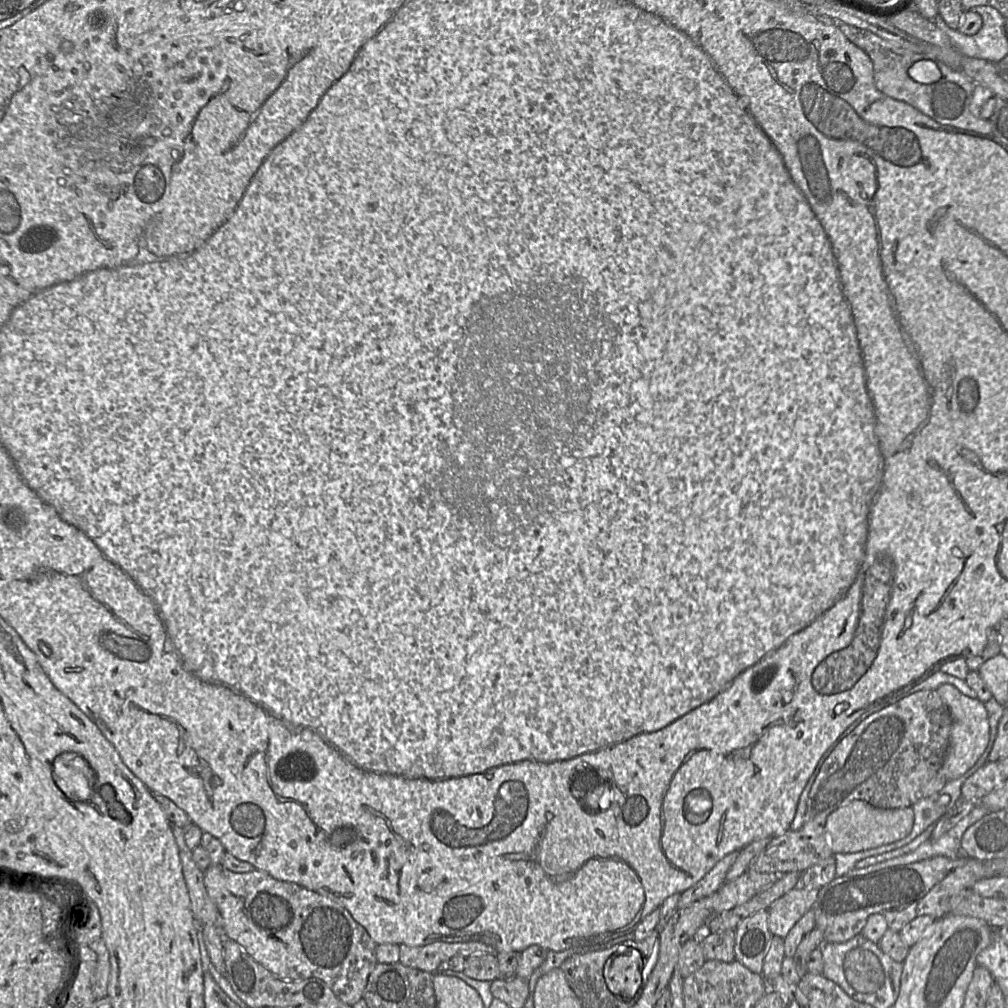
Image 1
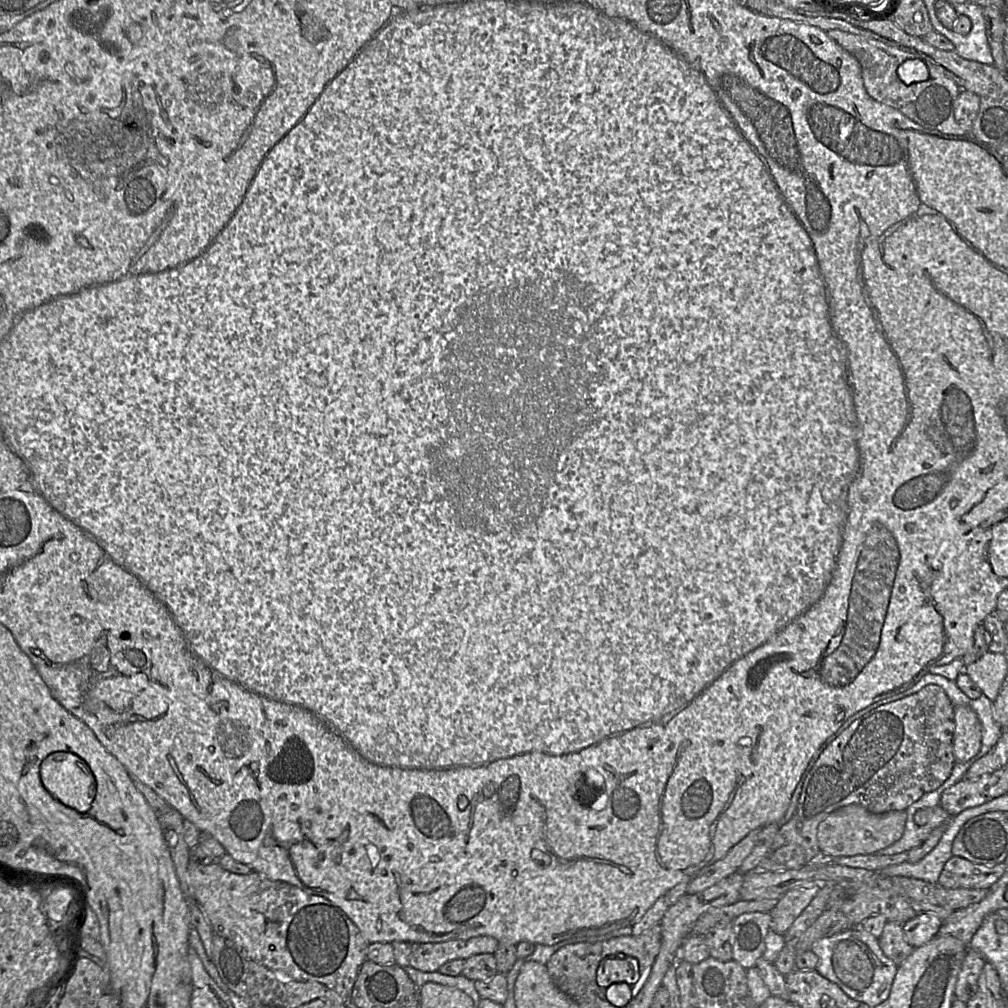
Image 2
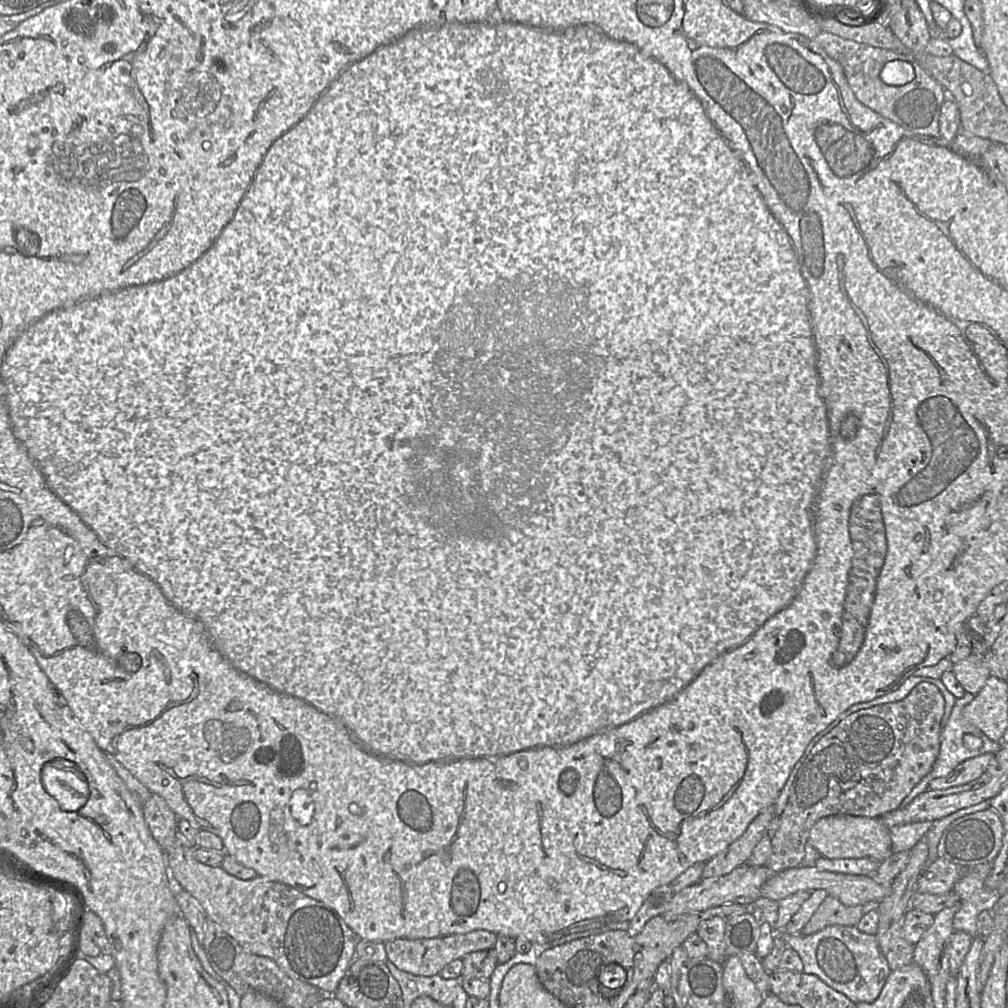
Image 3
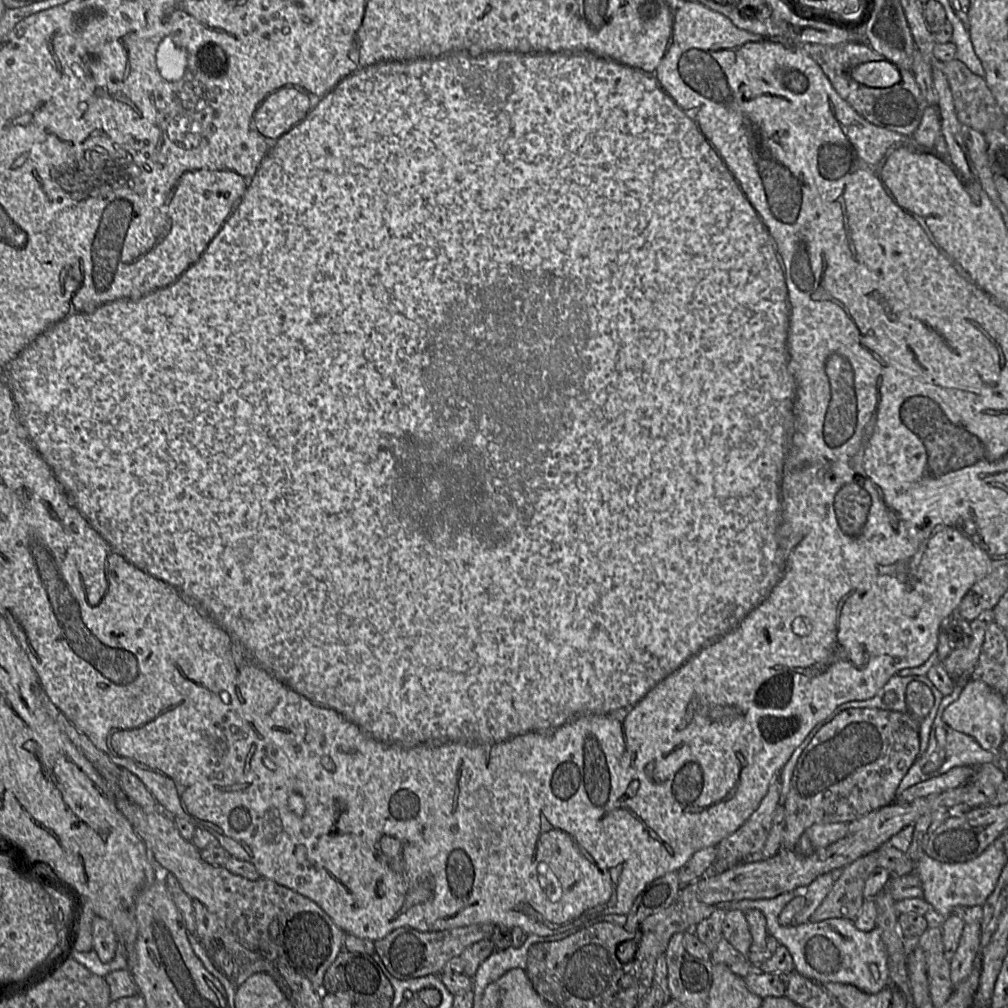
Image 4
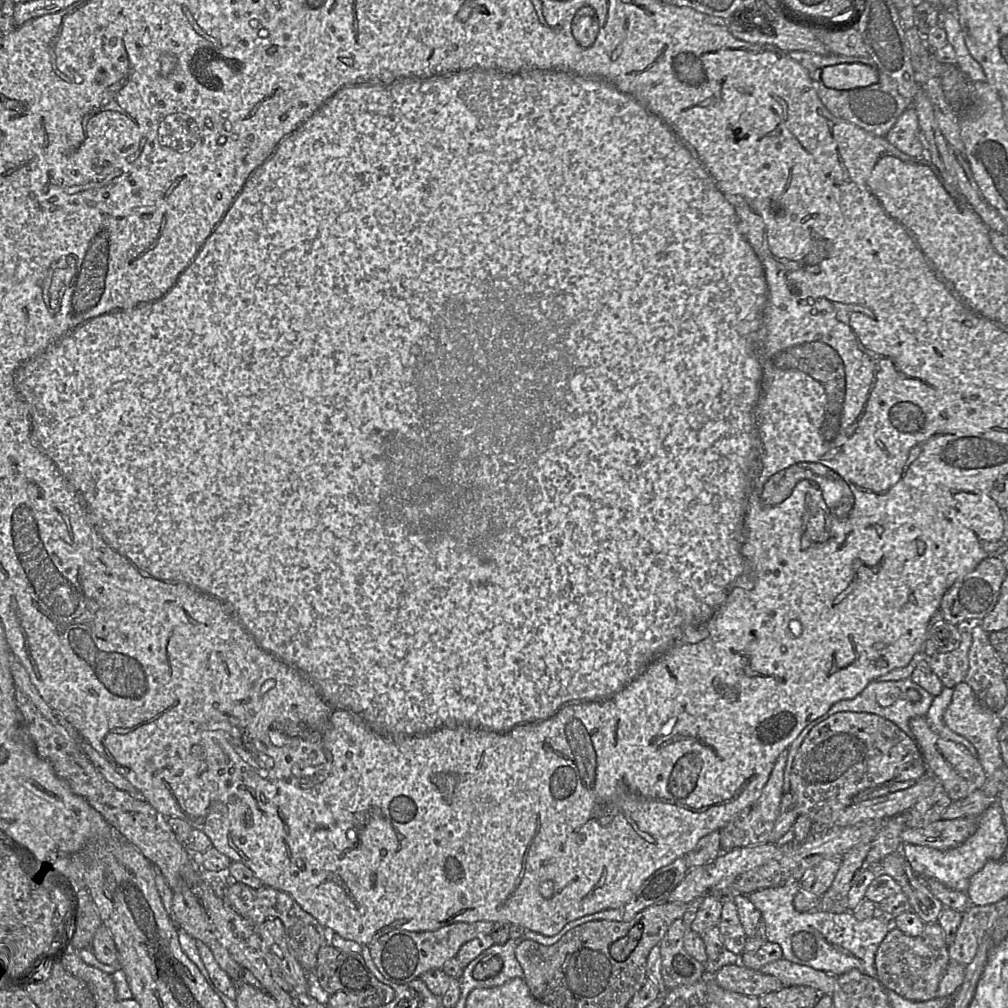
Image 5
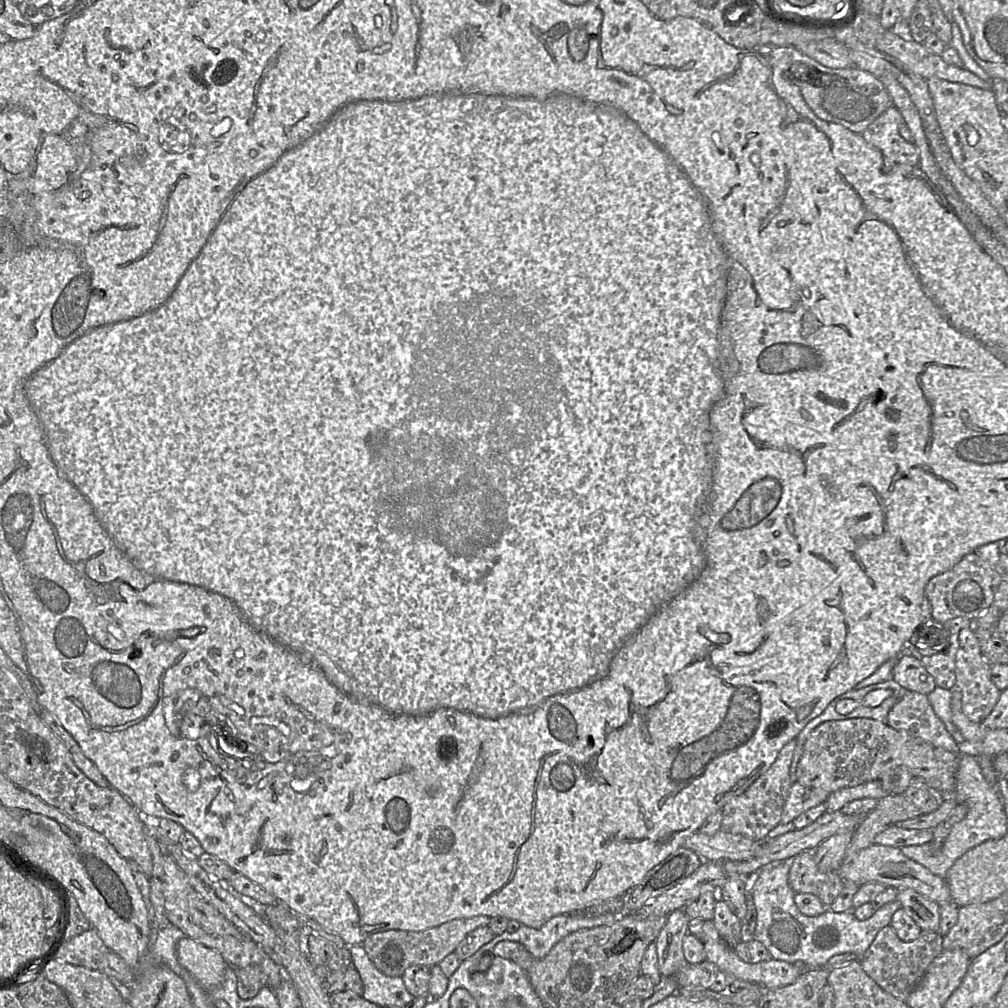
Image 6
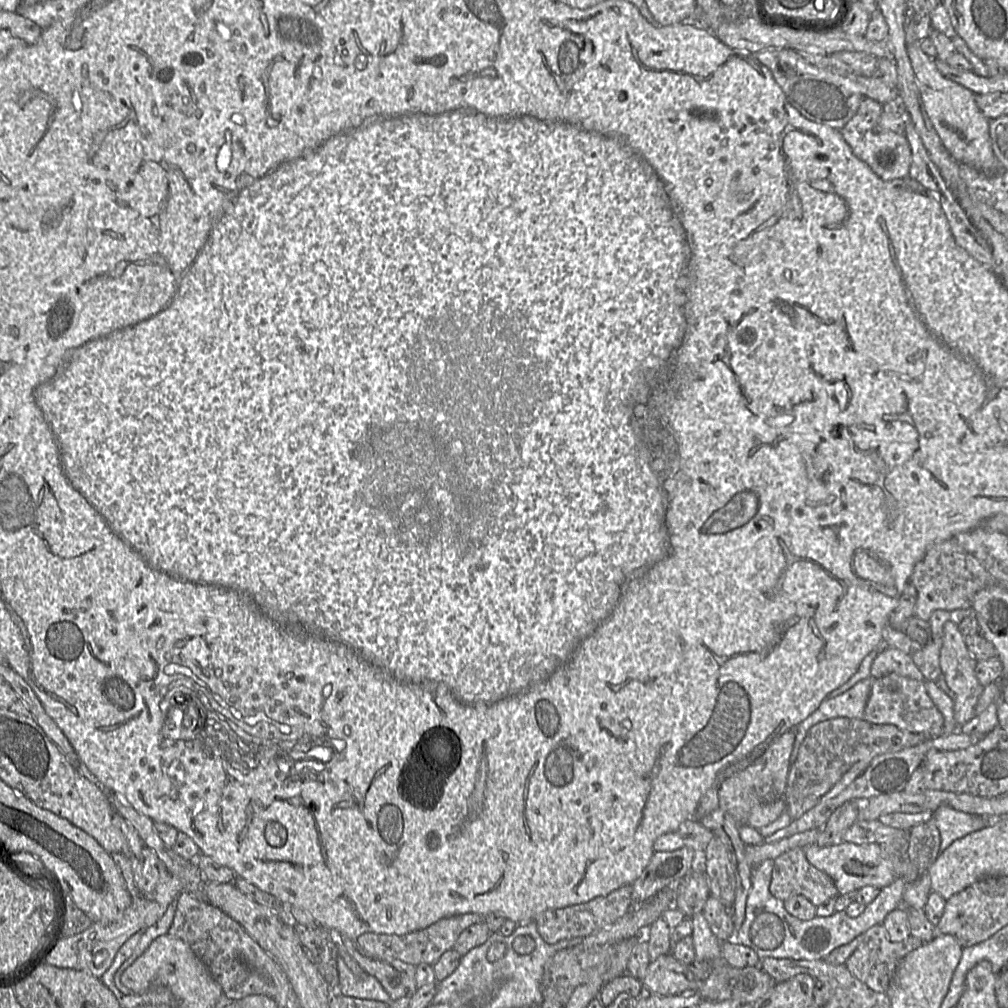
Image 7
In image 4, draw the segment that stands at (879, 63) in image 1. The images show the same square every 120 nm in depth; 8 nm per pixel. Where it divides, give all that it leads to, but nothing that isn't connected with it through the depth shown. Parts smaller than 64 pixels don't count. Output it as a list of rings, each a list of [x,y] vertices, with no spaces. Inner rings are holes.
[[[846,42],[837,45],[798,44],[802,53],[813,59],[830,80],[838,95],[860,116],[871,124],[911,136],[918,128],[925,109],[929,106],[921,94],[912,71],[899,69],[901,80],[892,87],[878,89],[859,83],[850,76],[850,71],[863,63],[884,61],[885,57],[866,43]]]

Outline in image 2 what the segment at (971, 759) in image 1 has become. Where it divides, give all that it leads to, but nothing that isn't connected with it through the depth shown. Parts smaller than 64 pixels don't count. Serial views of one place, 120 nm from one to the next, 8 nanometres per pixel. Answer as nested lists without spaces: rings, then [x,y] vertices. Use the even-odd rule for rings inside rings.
[[[968,705],[954,707],[953,755],[955,762],[965,763],[981,748],[981,723]]]

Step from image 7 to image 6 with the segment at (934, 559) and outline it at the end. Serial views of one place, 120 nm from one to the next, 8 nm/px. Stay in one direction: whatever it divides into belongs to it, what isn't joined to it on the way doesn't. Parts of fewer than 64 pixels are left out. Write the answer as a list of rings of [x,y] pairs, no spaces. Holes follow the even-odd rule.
[[[966,554],[951,569],[935,575],[926,584],[925,597],[931,606],[931,618],[941,623],[955,617],[976,619],[991,606],[1001,581],[999,574],[978,555]]]

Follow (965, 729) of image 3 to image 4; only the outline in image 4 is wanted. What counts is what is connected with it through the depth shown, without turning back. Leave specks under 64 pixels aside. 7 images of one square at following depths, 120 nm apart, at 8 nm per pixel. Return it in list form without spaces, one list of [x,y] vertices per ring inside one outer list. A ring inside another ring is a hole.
[[[955,683],[953,692],[944,696],[941,700],[933,721],[934,729],[931,729],[927,750],[924,754],[919,755],[907,774],[903,777],[897,788],[897,795],[917,783],[942,775],[955,767],[978,767],[985,763],[996,763],[998,761],[998,752],[983,749],[973,737],[952,729],[942,719],[944,710],[959,698],[962,688]]]

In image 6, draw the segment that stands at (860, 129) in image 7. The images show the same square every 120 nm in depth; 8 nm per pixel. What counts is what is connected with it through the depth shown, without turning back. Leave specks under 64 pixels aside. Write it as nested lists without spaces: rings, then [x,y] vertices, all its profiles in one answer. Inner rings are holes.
[[[893,105],[877,117],[861,134],[865,141],[881,152],[885,172],[890,171],[895,165],[919,167],[918,149],[899,133],[899,127],[903,122],[901,113]]]

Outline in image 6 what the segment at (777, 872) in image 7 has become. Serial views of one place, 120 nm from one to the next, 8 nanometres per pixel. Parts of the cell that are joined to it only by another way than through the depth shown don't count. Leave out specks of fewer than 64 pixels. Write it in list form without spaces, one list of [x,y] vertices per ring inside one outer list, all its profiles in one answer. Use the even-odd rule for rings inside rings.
[[[803,851],[791,859],[789,886],[795,893],[811,893],[829,907],[844,888],[838,872],[821,872],[813,851]]]

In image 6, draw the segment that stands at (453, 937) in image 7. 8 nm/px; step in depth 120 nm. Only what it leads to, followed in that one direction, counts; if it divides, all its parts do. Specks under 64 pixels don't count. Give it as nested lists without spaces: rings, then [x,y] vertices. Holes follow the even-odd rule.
[[[488,916],[459,918],[423,931],[388,930],[367,937],[362,946],[375,967],[390,977],[401,977],[413,965],[433,967],[454,952],[468,933],[481,926],[488,926]]]

